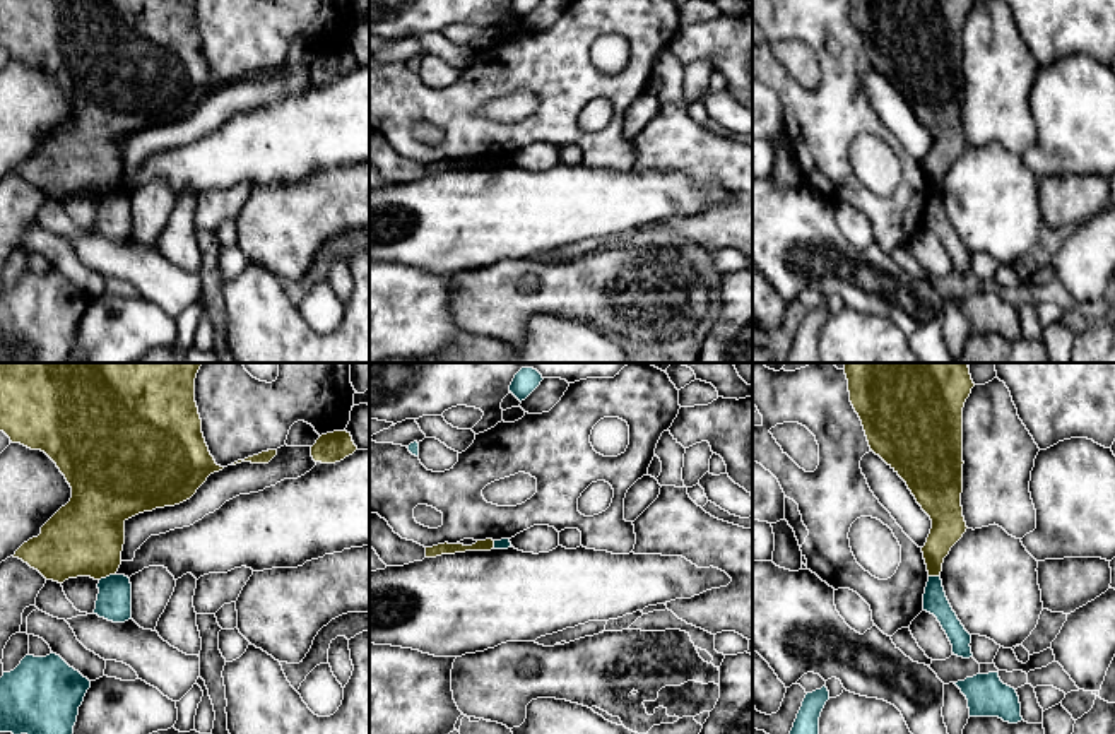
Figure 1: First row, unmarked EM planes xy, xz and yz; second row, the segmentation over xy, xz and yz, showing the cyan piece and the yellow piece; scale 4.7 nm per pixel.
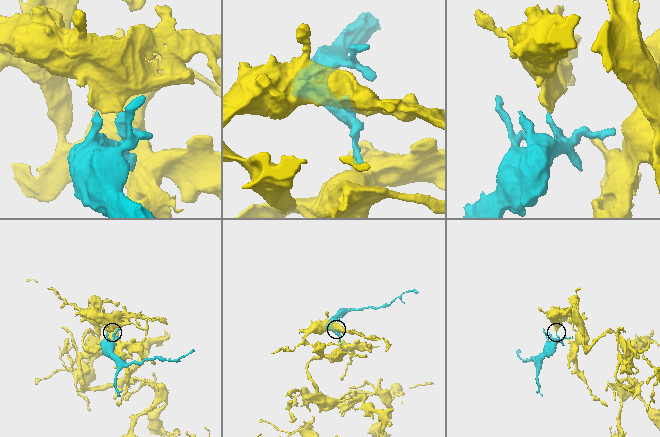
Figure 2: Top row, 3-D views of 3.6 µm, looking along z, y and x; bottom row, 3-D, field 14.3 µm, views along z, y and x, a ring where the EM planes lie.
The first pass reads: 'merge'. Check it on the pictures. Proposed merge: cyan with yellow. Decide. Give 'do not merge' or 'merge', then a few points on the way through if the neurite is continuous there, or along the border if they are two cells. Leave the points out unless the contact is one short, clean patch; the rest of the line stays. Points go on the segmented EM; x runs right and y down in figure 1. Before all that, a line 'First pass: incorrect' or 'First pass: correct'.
First pass: incorrect
do not merge | along xy (115, 574), (100, 580)

